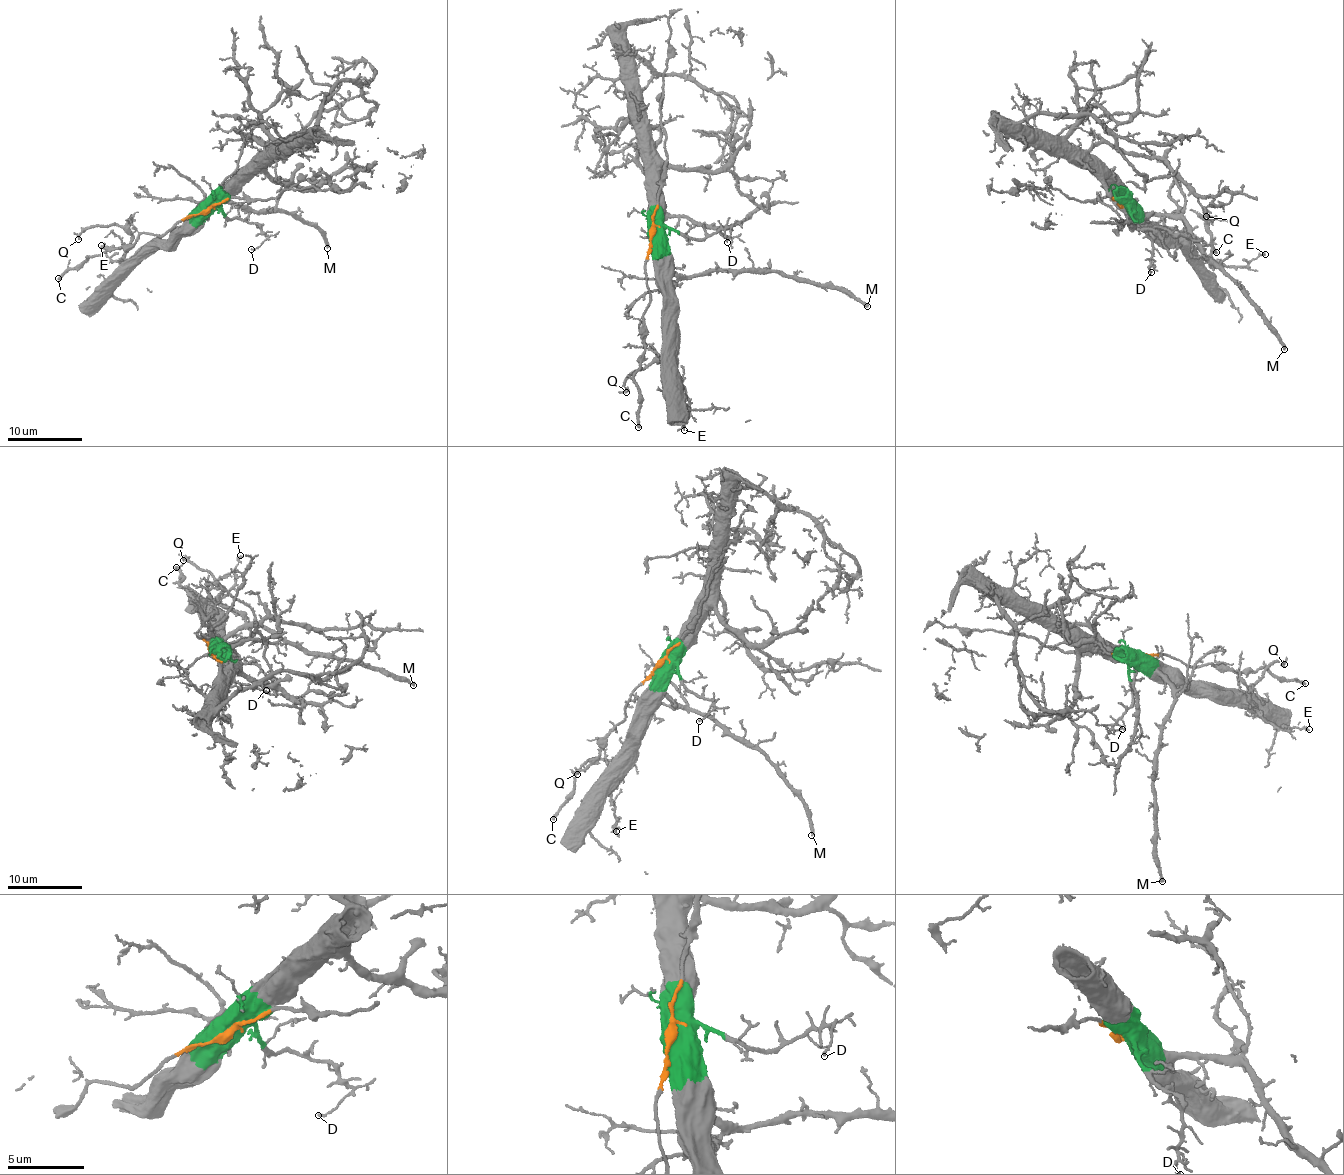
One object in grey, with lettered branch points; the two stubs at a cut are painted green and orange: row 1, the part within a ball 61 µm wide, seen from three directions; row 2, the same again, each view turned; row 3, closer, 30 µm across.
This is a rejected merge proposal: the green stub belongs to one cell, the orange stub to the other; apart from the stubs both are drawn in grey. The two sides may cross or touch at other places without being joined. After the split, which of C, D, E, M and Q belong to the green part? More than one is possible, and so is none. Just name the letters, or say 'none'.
D, E, M, Q

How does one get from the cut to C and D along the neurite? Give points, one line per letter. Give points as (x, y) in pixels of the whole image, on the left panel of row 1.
C: (205, 211), (195, 213), (158, 236), (145, 232), (132, 244), (88, 256), (57, 279)
D: (205, 209), (218, 206), (230, 219), (241, 218), (259, 227), (267, 238), (250, 250)

